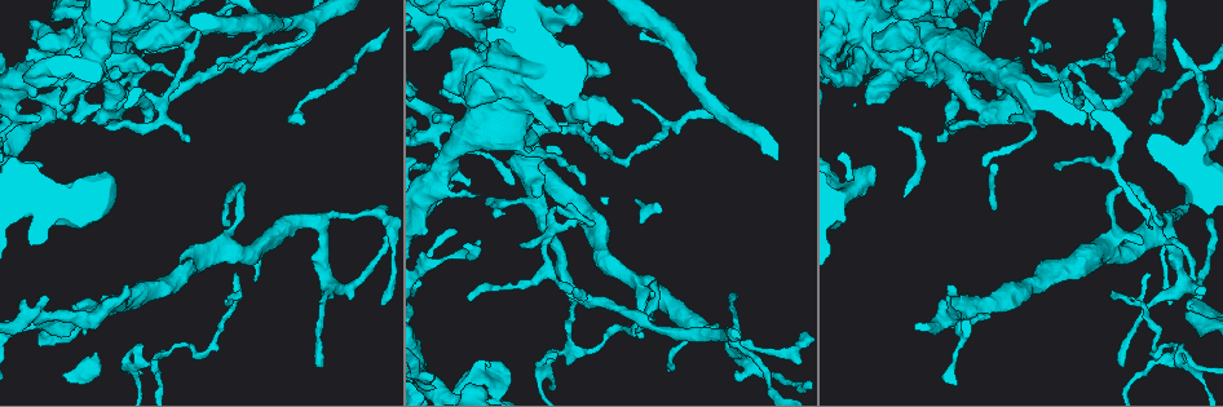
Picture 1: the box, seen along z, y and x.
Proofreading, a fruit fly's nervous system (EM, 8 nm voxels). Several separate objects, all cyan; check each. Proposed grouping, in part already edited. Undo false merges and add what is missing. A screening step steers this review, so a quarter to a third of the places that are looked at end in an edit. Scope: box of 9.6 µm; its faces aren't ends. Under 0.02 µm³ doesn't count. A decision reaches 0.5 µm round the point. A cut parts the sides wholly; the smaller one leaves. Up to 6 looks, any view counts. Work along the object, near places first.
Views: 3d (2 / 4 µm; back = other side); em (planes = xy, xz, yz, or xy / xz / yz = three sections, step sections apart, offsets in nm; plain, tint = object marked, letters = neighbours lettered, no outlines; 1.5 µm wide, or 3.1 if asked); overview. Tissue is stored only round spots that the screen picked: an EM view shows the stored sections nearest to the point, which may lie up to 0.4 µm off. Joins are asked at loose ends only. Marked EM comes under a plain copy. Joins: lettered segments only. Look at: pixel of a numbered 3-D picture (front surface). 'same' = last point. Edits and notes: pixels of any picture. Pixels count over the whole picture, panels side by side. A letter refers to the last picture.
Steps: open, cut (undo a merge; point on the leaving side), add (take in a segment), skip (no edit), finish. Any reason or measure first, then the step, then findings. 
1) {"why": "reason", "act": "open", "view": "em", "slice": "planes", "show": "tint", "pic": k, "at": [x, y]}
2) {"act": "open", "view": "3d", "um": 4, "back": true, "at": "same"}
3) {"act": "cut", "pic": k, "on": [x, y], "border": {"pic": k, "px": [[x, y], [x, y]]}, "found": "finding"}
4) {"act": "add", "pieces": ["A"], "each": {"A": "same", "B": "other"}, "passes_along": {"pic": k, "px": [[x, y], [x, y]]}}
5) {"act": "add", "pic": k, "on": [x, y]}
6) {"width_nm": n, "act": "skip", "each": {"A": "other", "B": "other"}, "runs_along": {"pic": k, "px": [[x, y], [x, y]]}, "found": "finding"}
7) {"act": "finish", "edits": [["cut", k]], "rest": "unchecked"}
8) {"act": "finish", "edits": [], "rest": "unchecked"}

{"why": "abrupt turn", "act": "open", "view": "3d", "um": 4, "back": true, "pic": 1, "at": [308, 26]}

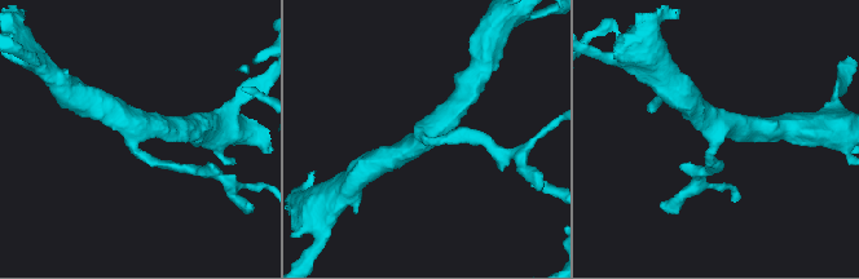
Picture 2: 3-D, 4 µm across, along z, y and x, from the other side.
{"arms": 3, "act": "open", "view": "em", "slice": "planes", "show": "letters", "pic": 2, "at": [423, 137]}

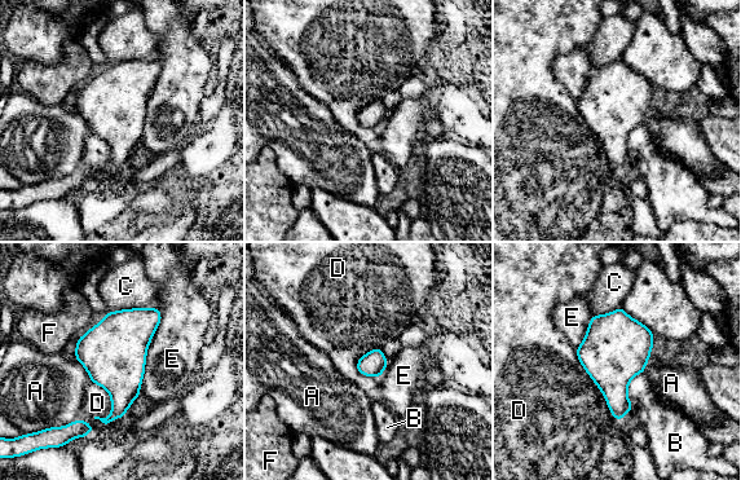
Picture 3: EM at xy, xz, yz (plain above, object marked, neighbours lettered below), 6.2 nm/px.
{"act": "skip", "each": {"A": "other", "B": "other", "C": "other", "D": "other", "E": "other", "F": "other"}, "border": {"pic": 3, "px": [[574, 348], [578, 361], [618, 422]]}, "found": "continuous, no second neuron"}

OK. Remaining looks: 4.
{"why": "closes a loop", "act": "open", "view": "3d", "um": 4, "pic": 1, "at": [455, 79]}

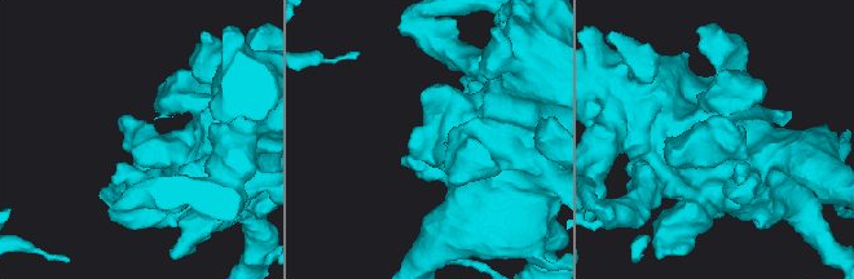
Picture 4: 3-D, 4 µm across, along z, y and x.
{"act": "open", "view": "em", "slice": "xz", "step": 8, "show": "tint", "pic": 4, "at": [722, 144]}

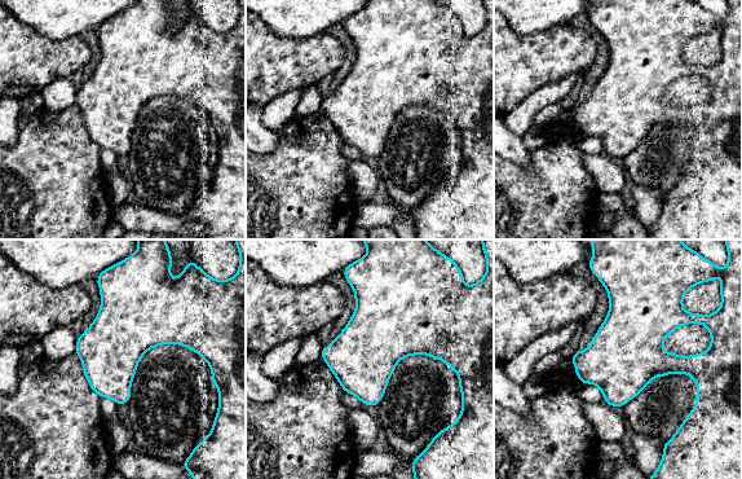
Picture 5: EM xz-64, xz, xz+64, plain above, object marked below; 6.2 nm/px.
{"why": "cut it another way", "act": "open", "view": "em", "slice": "planes", "show": "letters", "at": "same"}

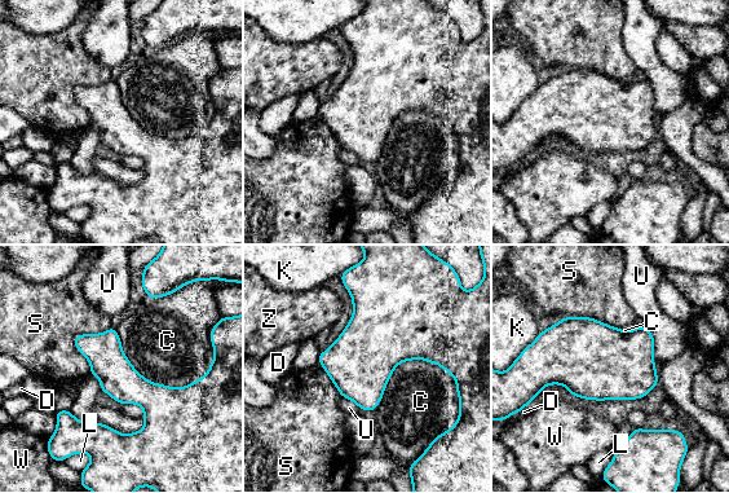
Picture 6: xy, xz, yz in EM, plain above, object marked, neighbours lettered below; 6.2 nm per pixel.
{"width_nm": 420, "act": "skip", "each": {"C": "other", "D": "other", "K": "other", "L": "other", "S": "other", "U": "other", "W": "other", "Z": "other"}, "runs_along": {"pic": 6, "px": [[113, 331], [150, 426], [111, 439]]}, "found": "continuous, no second neuron"}

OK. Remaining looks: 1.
{"act": "finish", "edits": [], "rest": "unchecked"}

